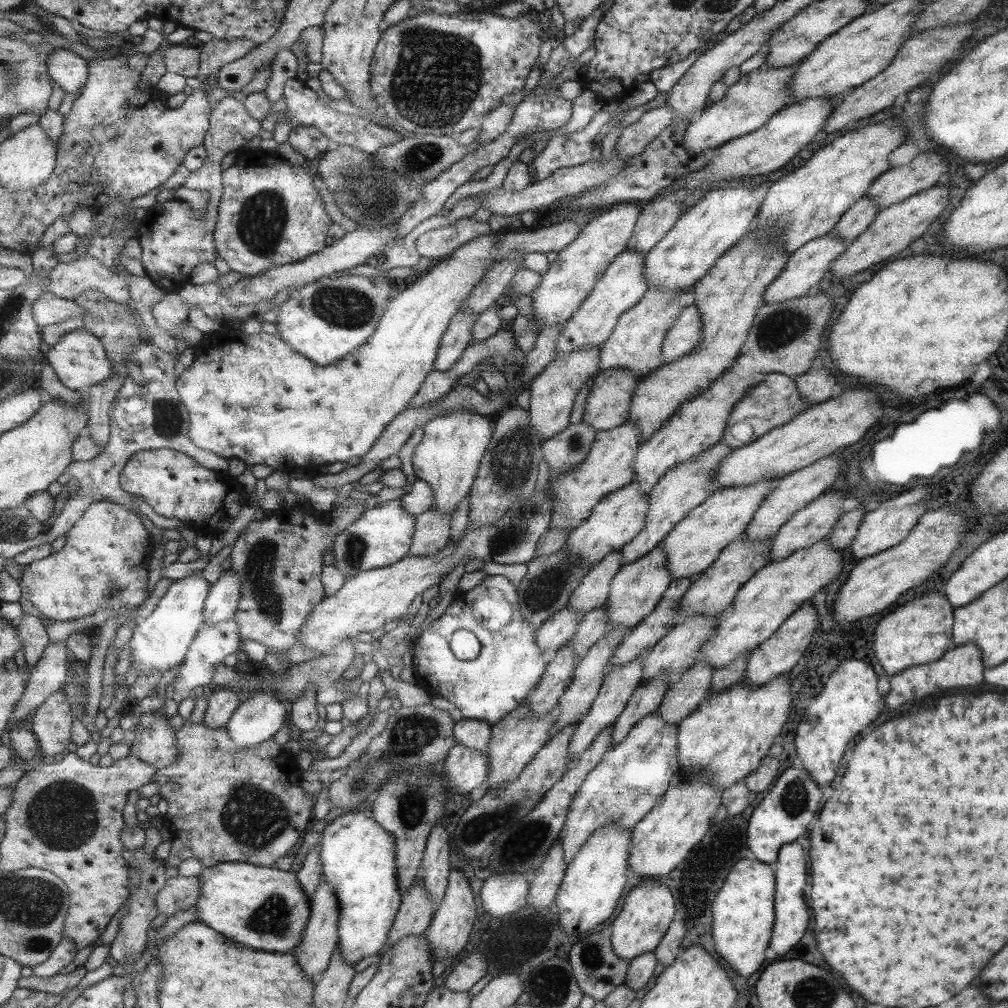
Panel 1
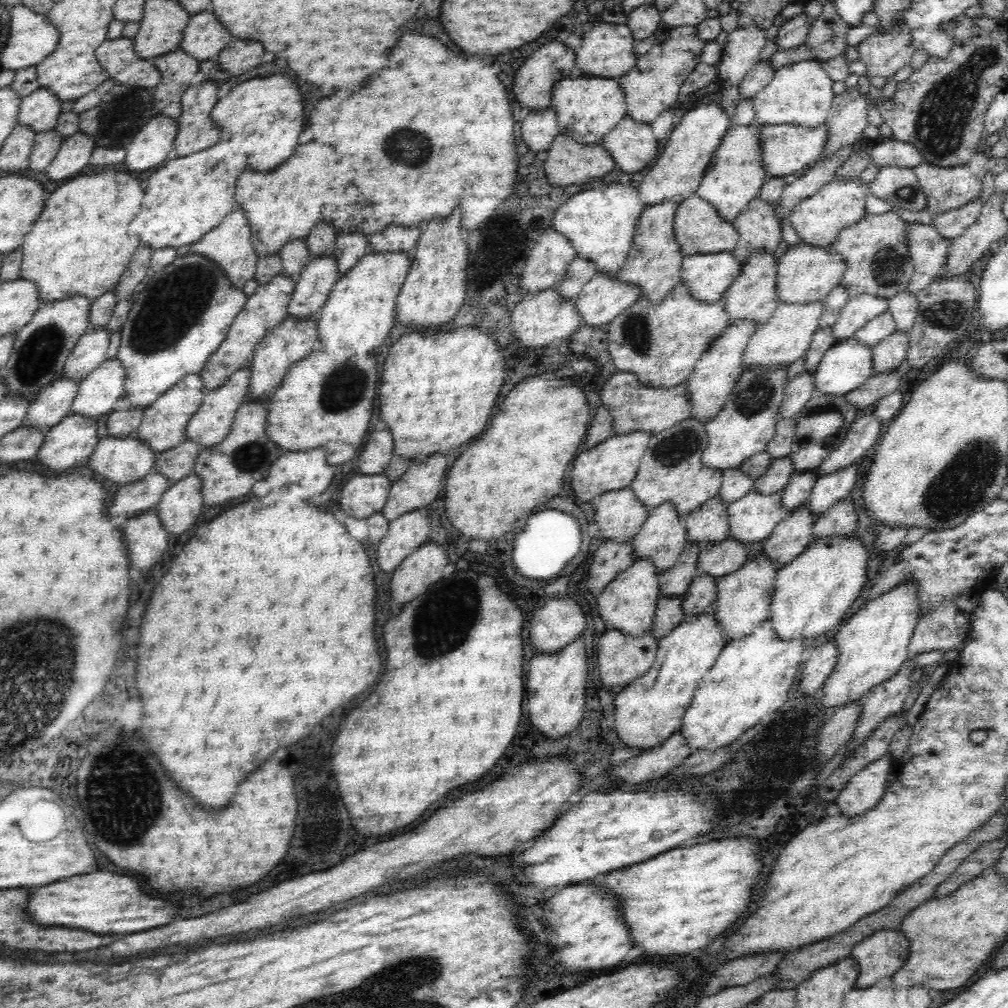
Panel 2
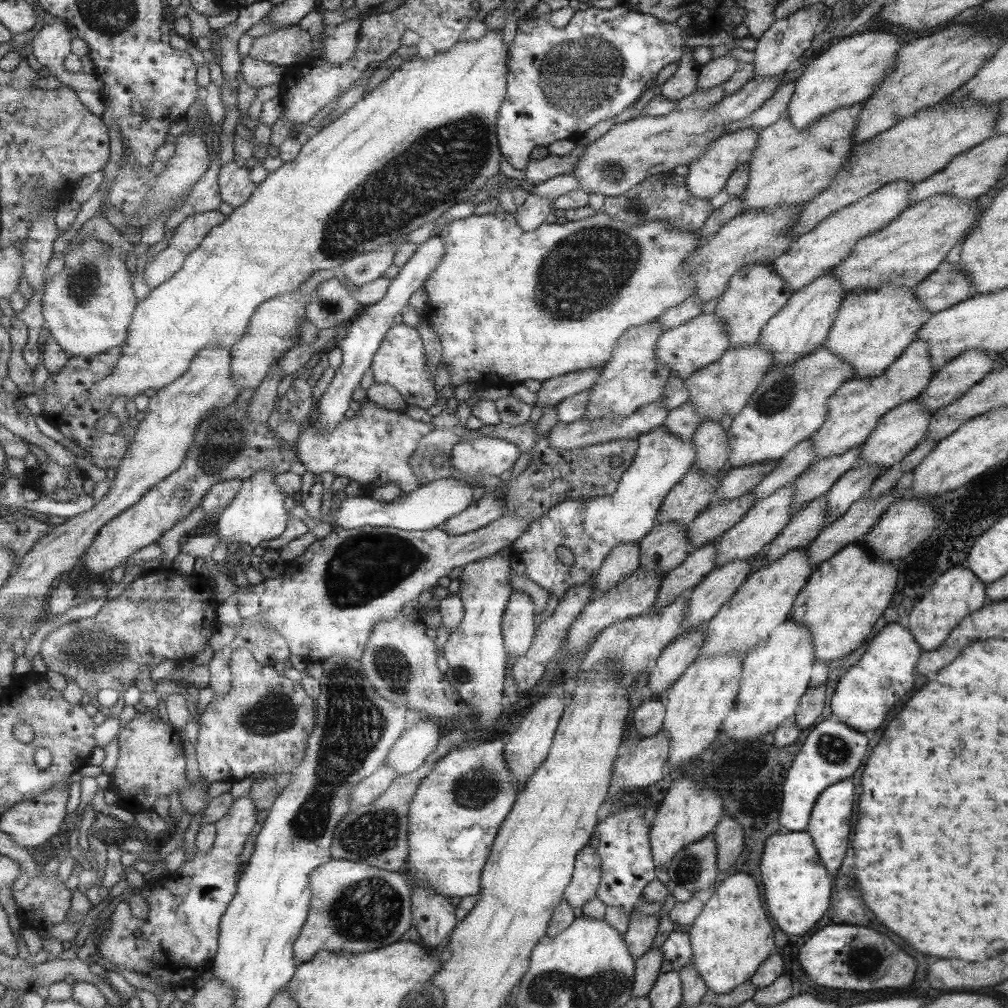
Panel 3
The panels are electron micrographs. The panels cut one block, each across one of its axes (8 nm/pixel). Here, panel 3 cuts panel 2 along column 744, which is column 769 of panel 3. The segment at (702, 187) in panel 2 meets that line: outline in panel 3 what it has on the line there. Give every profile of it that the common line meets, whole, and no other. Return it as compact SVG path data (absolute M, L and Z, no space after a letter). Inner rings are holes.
M863 103L851 108L841 108L829 112L826 117L817 120L806 129L797 130L785 115L779 117L771 126L758 130L758 145L755 146L748 165L749 178L743 194L737 199L744 202L743 211L765 210L767 207L779 205L794 205L809 202L819 192L823 192L830 185L831 179L843 168L854 147L854 128L858 124L859 114L862 114Z

